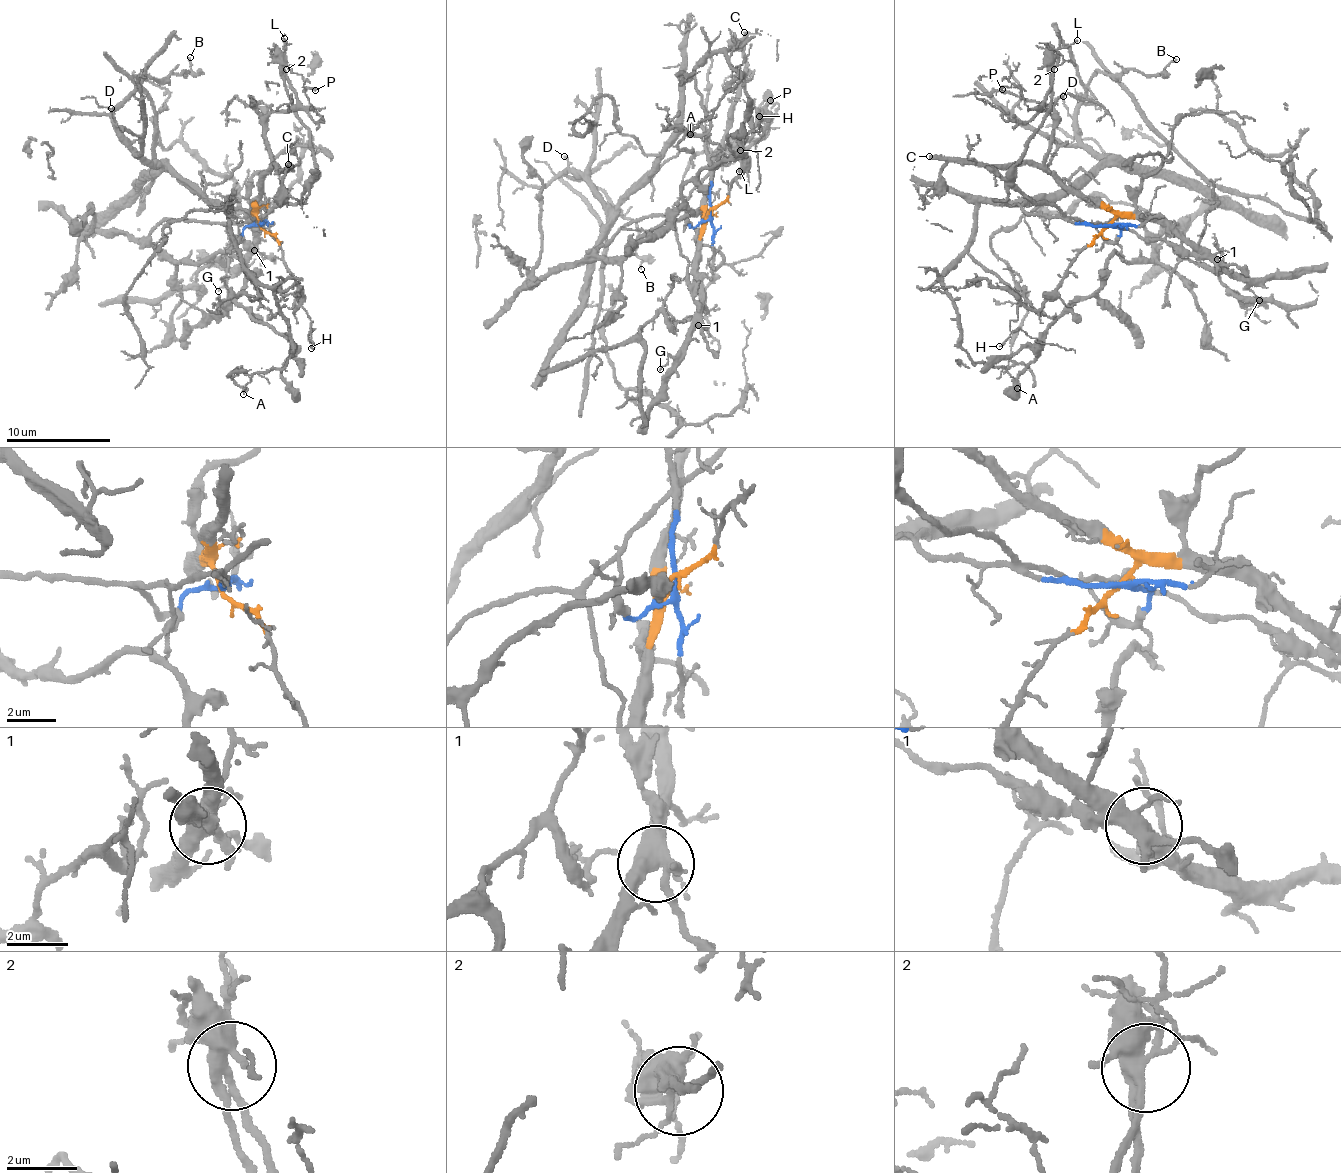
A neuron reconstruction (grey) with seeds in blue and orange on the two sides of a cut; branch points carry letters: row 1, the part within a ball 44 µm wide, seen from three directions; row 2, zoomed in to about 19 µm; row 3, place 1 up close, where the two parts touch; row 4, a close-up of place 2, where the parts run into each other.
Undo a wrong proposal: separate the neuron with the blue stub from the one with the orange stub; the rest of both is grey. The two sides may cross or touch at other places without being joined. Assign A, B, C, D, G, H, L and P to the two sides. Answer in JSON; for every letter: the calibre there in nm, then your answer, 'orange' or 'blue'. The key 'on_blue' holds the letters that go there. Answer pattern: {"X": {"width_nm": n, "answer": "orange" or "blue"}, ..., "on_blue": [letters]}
{"A": {"width_nm": 80, "answer": "blue"}, "B": {"width_nm": 100, "answer": "blue"}, "C": {"width_nm": 280, "answer": "orange"}, "D": {"width_nm": 110, "answer": "blue"}, "G": {"width_nm": 100, "answer": "orange"}, "H": {"width_nm": 110, "answer": "orange"}, "L": {"width_nm": 110, "answer": "orange"}, "P": {"width_nm": 140, "answer": "orange"}, "on_blue": ["A", "B", "D"]}

